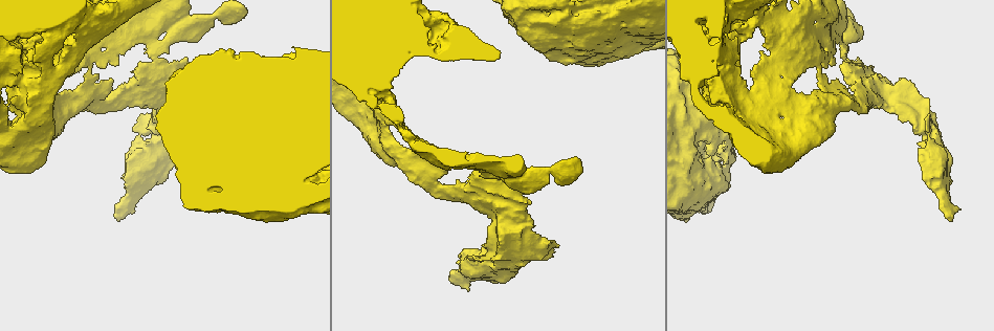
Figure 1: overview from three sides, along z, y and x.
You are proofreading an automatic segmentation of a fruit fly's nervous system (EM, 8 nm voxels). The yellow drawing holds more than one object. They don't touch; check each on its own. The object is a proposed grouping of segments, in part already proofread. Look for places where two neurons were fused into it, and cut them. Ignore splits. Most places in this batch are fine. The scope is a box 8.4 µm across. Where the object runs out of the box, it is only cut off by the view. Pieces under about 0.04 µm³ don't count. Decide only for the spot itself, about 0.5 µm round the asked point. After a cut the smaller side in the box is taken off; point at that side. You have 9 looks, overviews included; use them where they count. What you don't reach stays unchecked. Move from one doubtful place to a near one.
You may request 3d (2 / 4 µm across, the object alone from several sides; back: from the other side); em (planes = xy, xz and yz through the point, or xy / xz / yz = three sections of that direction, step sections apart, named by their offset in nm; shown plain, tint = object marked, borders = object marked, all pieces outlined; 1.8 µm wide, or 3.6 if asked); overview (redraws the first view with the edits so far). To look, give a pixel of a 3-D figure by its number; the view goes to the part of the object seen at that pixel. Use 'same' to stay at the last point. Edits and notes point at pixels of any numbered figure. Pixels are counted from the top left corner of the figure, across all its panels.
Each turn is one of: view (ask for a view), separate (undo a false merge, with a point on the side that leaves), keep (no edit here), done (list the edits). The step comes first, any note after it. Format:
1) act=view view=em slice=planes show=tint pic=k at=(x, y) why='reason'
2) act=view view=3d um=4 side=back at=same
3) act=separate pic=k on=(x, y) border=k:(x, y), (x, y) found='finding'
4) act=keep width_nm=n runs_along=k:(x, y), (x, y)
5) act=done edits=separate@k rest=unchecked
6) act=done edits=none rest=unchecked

act=view view=em slice=planes show=tint pic=1 at=(864, 95) why='three-way junction'

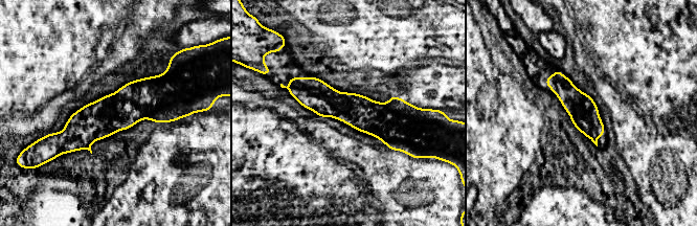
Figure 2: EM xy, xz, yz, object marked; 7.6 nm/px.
act=keep width_nm=220 runs_along=2:(291, 86), (365, 115), (411, 115) found='continuous, no second neuron'

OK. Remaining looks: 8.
act=view view=3d um=2 pic=1 at=(385, 98) why='three arms meet'

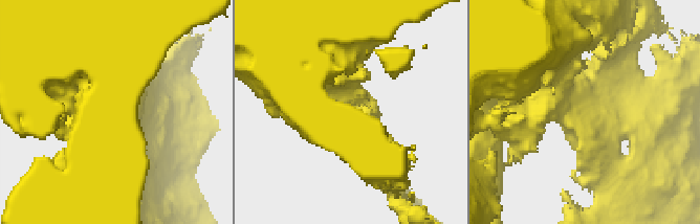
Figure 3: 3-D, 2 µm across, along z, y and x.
act=view view=em slice=planes show=tint pic=3 at=(352, 105)

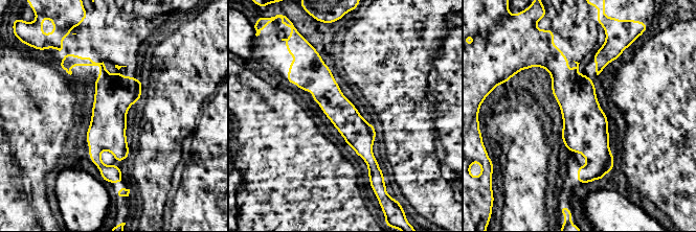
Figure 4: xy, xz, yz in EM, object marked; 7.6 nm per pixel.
act=keep width_nm=220 found='continuous, no second neuron'

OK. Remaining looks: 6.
act=view view=3d um=4 pic=1 at=(688, 135) why='thick turns thin'

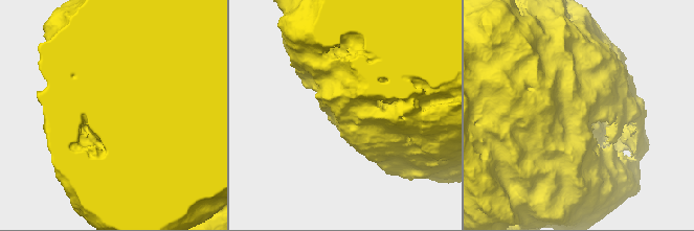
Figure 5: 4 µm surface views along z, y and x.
act=view view=em um=3.6 slice=yz step=16 show=tint pic=5 at=(582, 109)

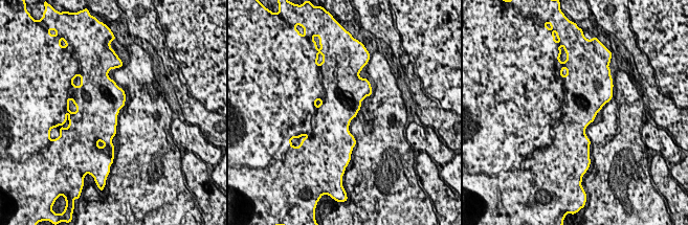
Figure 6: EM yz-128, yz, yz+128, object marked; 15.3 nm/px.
act=view view=em um=3.6 slice=planes show=tint at=same why='cut it another way'

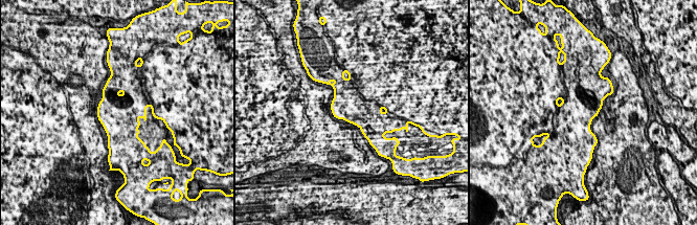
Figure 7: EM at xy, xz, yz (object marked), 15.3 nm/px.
act=keep found='one neuron here'

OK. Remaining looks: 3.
act=view view=em um=3.6 slice=xy step=8 show=tint pic=1 at=(555, 19) why='touches itself'

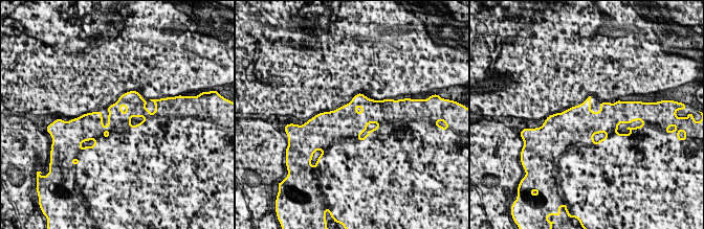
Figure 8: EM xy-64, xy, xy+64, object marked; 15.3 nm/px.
act=view view=em um=3.6 slice=yz step=4 show=borders at=same

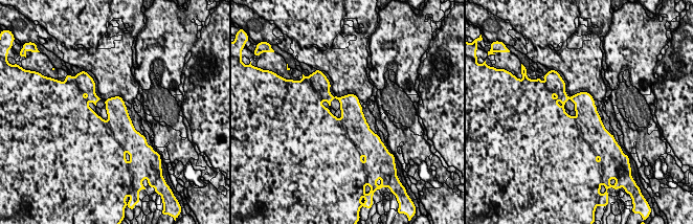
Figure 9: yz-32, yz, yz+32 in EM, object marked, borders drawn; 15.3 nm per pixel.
act=keep found='all the same neuron'

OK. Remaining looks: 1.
act=done edits=none rest=unchecked

